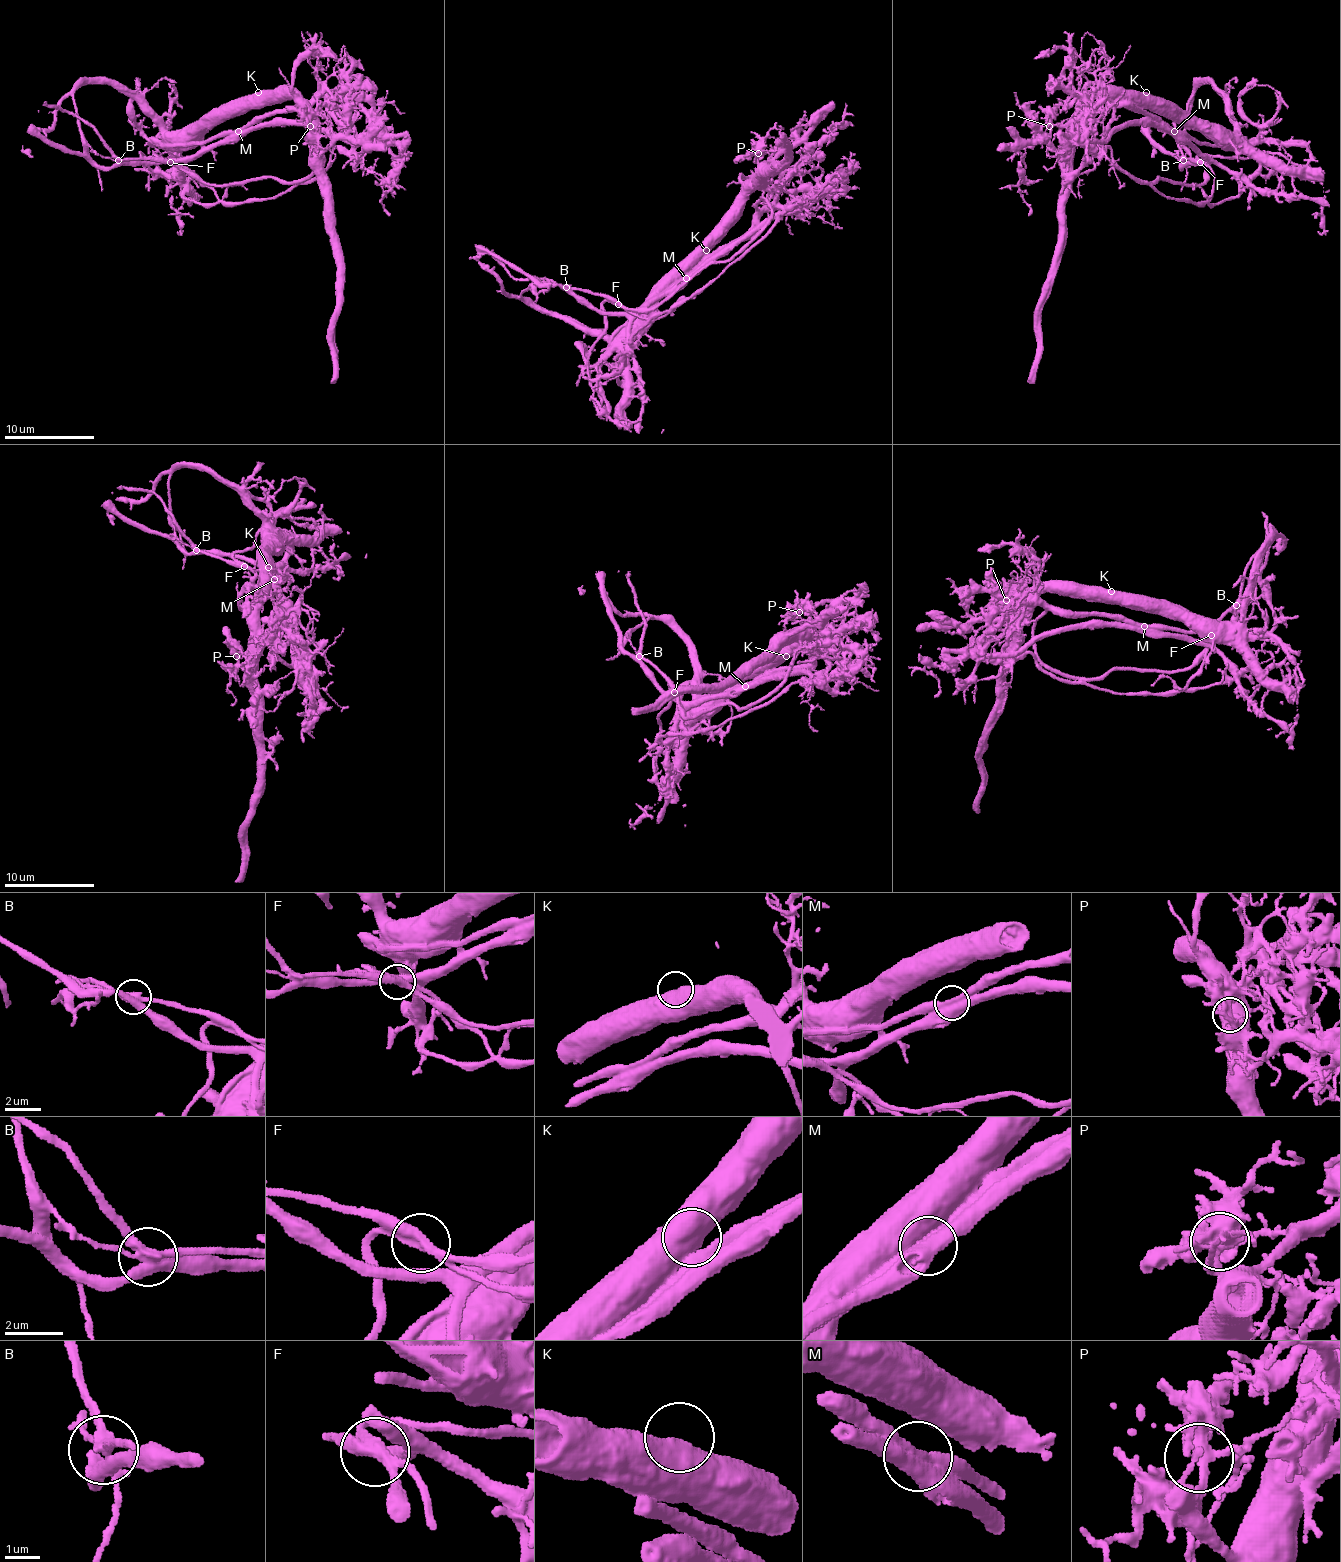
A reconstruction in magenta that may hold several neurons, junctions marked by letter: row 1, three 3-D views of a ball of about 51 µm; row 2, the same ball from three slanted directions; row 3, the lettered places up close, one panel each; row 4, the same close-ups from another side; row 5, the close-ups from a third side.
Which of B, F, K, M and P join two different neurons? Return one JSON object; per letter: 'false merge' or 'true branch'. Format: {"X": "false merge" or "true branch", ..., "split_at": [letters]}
{"B": "false merge", "F": "false merge", "K": "true branch", "M": "false merge", "P": "true branch", "split_at": ["B", "F", "M"]}

